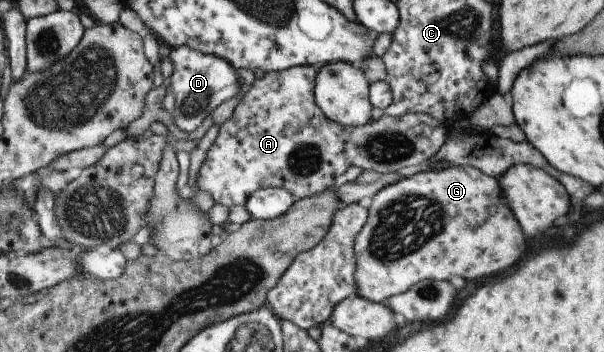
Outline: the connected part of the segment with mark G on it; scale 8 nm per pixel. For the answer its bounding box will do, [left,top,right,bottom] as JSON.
[353,165,523,304]

